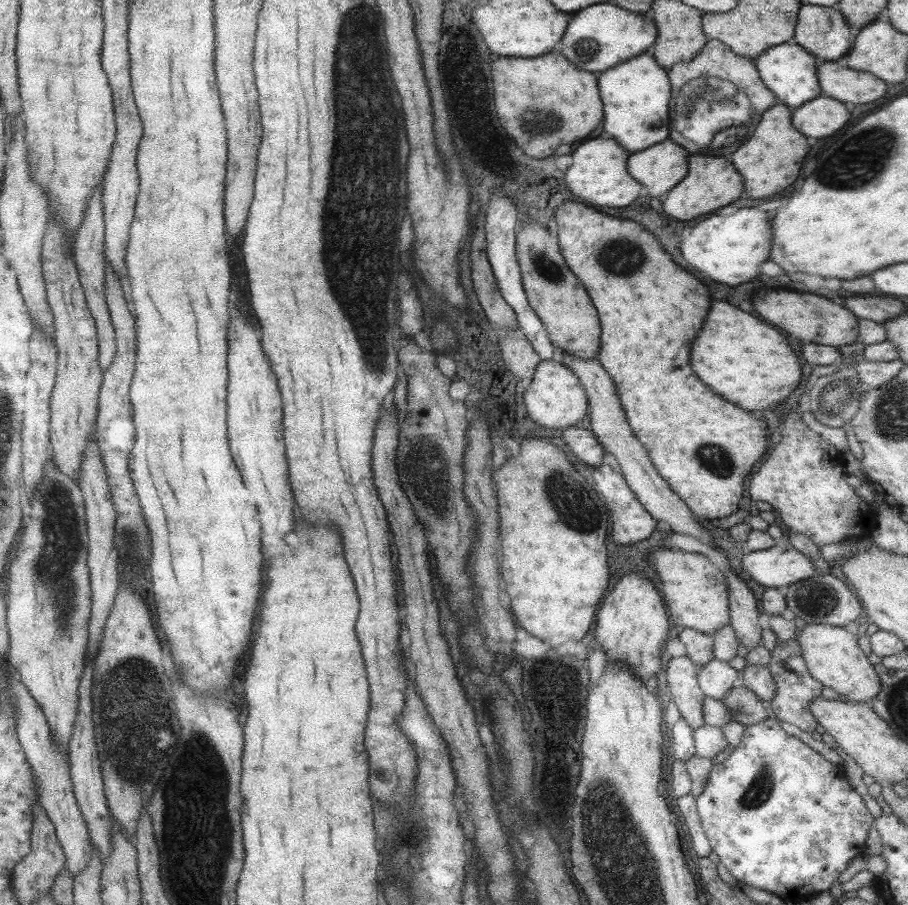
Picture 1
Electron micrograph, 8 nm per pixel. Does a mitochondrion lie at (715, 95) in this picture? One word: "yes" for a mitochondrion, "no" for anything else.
yes

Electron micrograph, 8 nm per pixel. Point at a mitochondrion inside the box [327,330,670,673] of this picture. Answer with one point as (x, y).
(423, 474)

